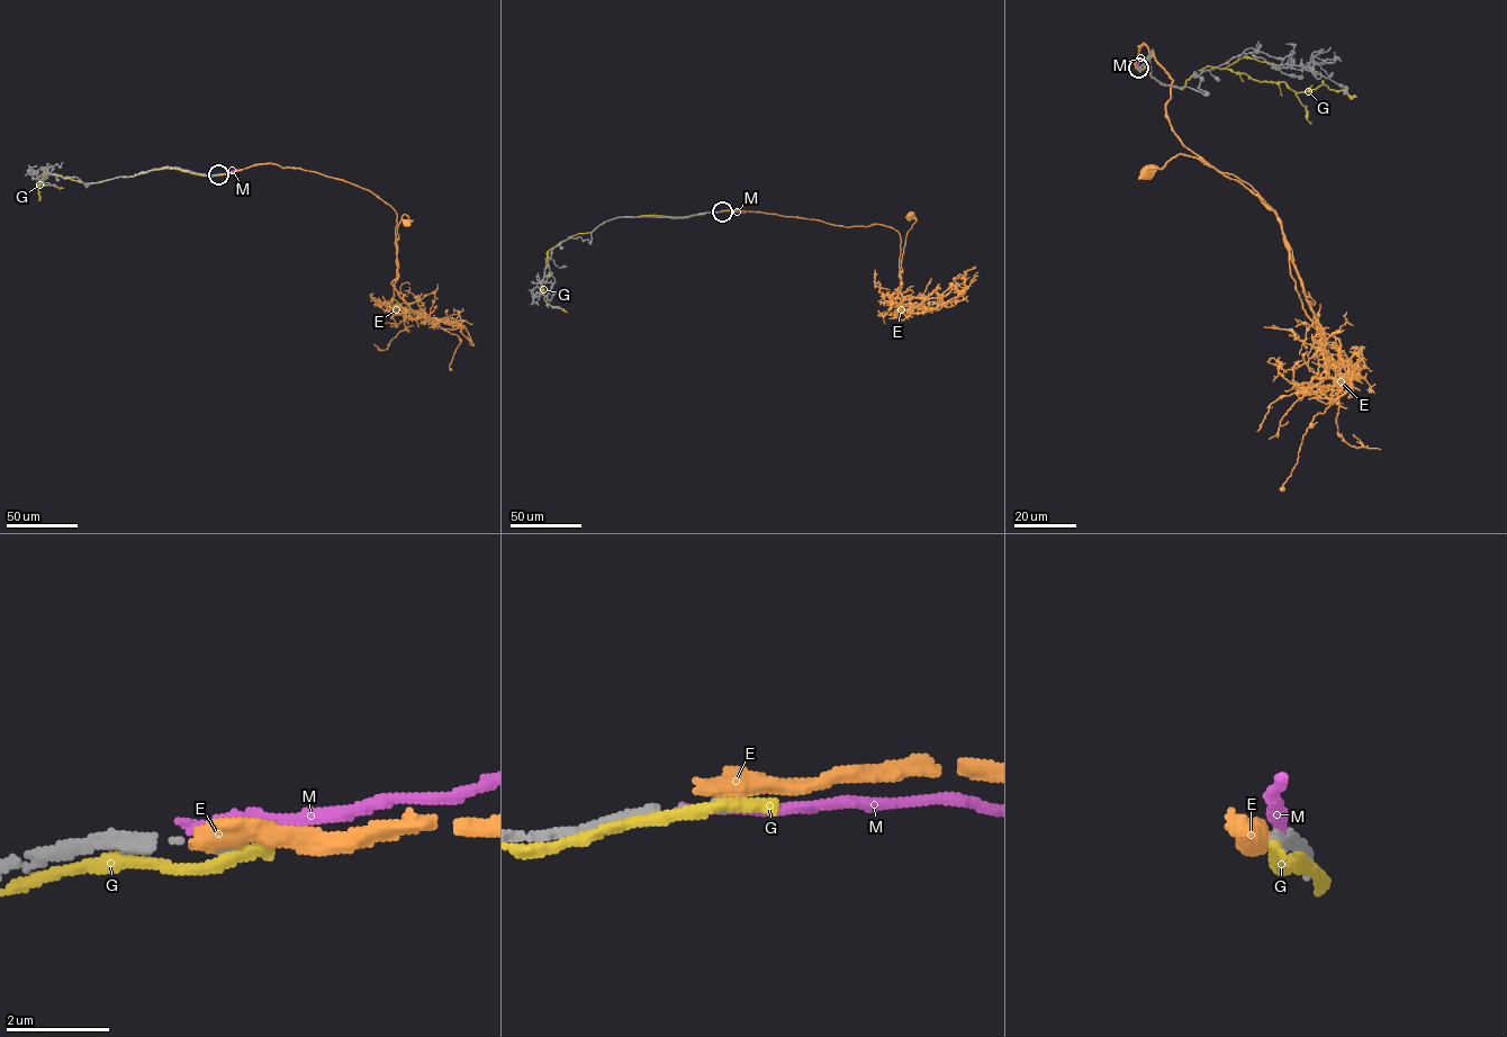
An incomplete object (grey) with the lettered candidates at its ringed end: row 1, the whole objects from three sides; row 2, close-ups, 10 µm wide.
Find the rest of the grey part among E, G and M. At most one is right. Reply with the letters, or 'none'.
none

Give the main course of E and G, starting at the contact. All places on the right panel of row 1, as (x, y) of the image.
E: (1137, 68), (1144, 44), (1172, 79), (1165, 114), (1175, 135), (1271, 208), (1196, 158), (1176, 154), (1144, 172)
G: (1138, 69), (1151, 54), (1151, 75), (1181, 89), (1211, 66), (1283, 82), (1297, 92), (1323, 84), (1356, 97)

